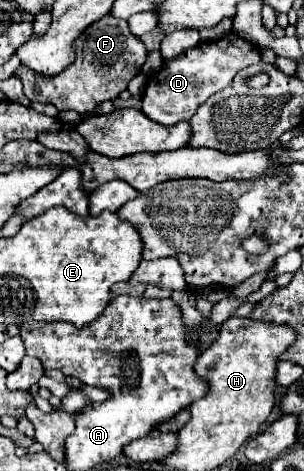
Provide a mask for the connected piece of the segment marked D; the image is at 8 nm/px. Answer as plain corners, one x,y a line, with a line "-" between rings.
227,33
217,41
201,43
197,45
197,49
189,49
181,53
177,59
165,61
163,69
149,77
141,111
151,121
165,127
177,125
181,121
189,121
189,117
193,117
193,113
201,103
205,103
213,93
231,85
233,77
241,69
249,67
259,59
261,59
259,49
235,33

